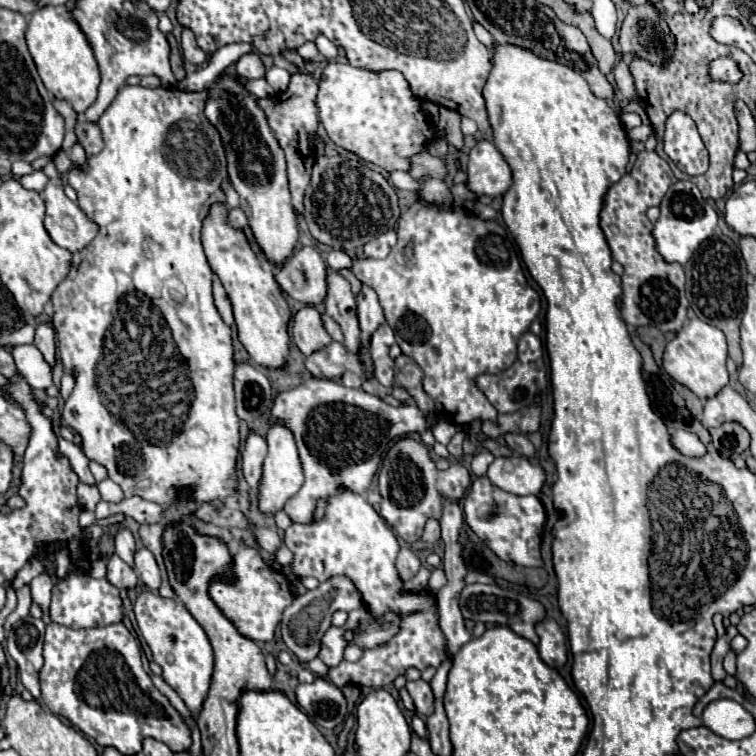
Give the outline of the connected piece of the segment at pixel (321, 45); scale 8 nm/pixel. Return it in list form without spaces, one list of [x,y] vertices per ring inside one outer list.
[[[322,35],[316,39],[316,47],[328,61],[334,61],[338,57],[338,47],[332,41],[328,41],[326,37],[322,37]]]

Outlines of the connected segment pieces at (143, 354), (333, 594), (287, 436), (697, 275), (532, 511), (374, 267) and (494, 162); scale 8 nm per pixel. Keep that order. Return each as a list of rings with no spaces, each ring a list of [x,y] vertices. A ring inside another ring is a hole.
[[[122,85],[122,89],[118,89],[118,95],[114,97],[114,101],[110,103],[110,107],[104,111],[104,115],[98,119],[98,127],[102,129],[102,139],[104,139],[104,149],[90,157],[86,167],[74,167],[70,171],[70,179],[68,183],[76,189],[78,193],[78,205],[80,209],[90,217],[90,221],[94,221],[98,225],[98,235],[94,237],[94,241],[84,247],[82,251],[74,253],[74,265],[72,265],[72,275],[68,275],[60,285],[58,289],[54,291],[52,295],[52,307],[54,307],[54,329],[56,329],[56,337],[58,337],[58,357],[64,365],[64,371],[66,373],[72,373],[76,383],[74,383],[74,391],[70,395],[70,399],[66,401],[64,405],[64,419],[66,423],[78,431],[82,437],[84,437],[84,451],[88,455],[88,459],[100,463],[106,467],[108,471],[108,477],[112,481],[116,481],[124,495],[130,497],[130,495],[140,495],[142,499],[148,499],[152,503],[160,503],[160,505],[166,505],[166,503],[172,503],[174,497],[176,497],[176,487],[192,487],[194,489],[194,499],[196,501],[214,501],[214,499],[224,499],[232,489],[234,489],[234,465],[236,465],[236,457],[238,457],[238,447],[240,447],[240,435],[238,435],[238,417],[236,417],[236,411],[234,411],[234,391],[232,391],[232,373],[234,373],[234,355],[232,355],[232,337],[230,337],[230,327],[222,321],[220,313],[216,311],[216,305],[212,301],[212,269],[206,261],[206,255],[204,255],[204,249],[202,249],[202,241],[200,241],[200,229],[202,229],[202,221],[208,217],[210,213],[210,207],[214,203],[226,203],[226,195],[222,191],[222,181],[228,177],[228,169],[226,169],[226,151],[224,151],[224,145],[222,145],[222,137],[218,137],[218,129],[214,129],[214,125],[210,125],[210,121],[206,121],[206,115],[204,115],[204,105],[206,105],[206,89],[204,91],[180,91],[180,89],[164,89],[164,87],[158,87],[158,89],[146,89],[146,87],[140,87],[140,85]],[[92,393],[96,397],[98,393],[98,403],[92,399]]]
[[[332,577],[330,581],[320,583],[318,589],[306,591],[304,595],[298,595],[292,601],[292,605],[284,609],[284,615],[282,615],[282,621],[280,621],[280,623],[294,623],[294,643],[290,641],[290,635],[284,635],[294,659],[300,665],[308,665],[312,659],[316,659],[318,653],[320,653],[322,635],[326,633],[326,629],[330,629],[330,621],[332,621],[334,611],[358,609],[358,607],[362,607],[362,599],[360,599],[356,587],[346,577]]]
[[[274,425],[272,429],[268,429],[266,441],[268,441],[268,455],[262,465],[262,479],[258,487],[258,511],[264,515],[274,515],[276,511],[282,511],[286,501],[298,493],[304,481],[304,475],[302,475],[302,465],[298,459],[294,437],[286,427]]]
[[[724,233],[708,237],[700,247],[694,251],[690,261],[684,265],[686,271],[686,297],[690,301],[692,311],[698,319],[722,329],[728,339],[728,355],[740,367],[742,365],[742,351],[740,351],[740,319],[746,305],[746,285],[748,285],[748,271],[746,263],[742,261],[742,251],[738,249],[738,241]]]
[[[476,477],[464,497],[464,519],[500,559],[524,567],[542,567],[540,537],[546,523],[546,511],[536,495],[512,495],[494,487],[486,477]]]
[[[418,201],[402,213],[396,231],[398,243],[386,259],[360,259],[352,265],[352,273],[378,293],[396,343],[404,355],[412,357],[422,367],[423,389],[436,399],[438,417],[454,425],[468,425],[482,413],[482,421],[496,421],[494,417],[486,417],[486,413],[490,413],[490,409],[486,409],[488,401],[470,401],[470,389],[478,389],[474,379],[480,373],[502,373],[508,369],[516,361],[516,339],[528,331],[530,323],[540,313],[540,297],[522,273],[518,247],[512,235],[496,221],[450,213],[446,209],[434,211],[422,207]]]
[[[480,141],[470,151],[466,173],[468,173],[466,187],[476,195],[500,197],[512,183],[508,163],[490,141]]]

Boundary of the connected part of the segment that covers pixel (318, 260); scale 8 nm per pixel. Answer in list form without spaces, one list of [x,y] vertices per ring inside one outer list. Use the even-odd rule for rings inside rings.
[[[300,247],[294,255],[276,271],[276,281],[282,291],[304,305],[320,305],[326,299],[326,263],[316,247]],[[282,271],[286,275],[282,275]],[[286,277],[292,291],[284,289],[280,279]]]

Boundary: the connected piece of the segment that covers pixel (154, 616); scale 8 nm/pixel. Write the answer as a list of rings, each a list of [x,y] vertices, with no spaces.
[[[142,591],[134,603],[138,629],[144,635],[154,661],[162,667],[164,681],[184,699],[188,709],[198,715],[212,677],[212,645],[206,631],[178,599],[164,599],[156,593]]]

